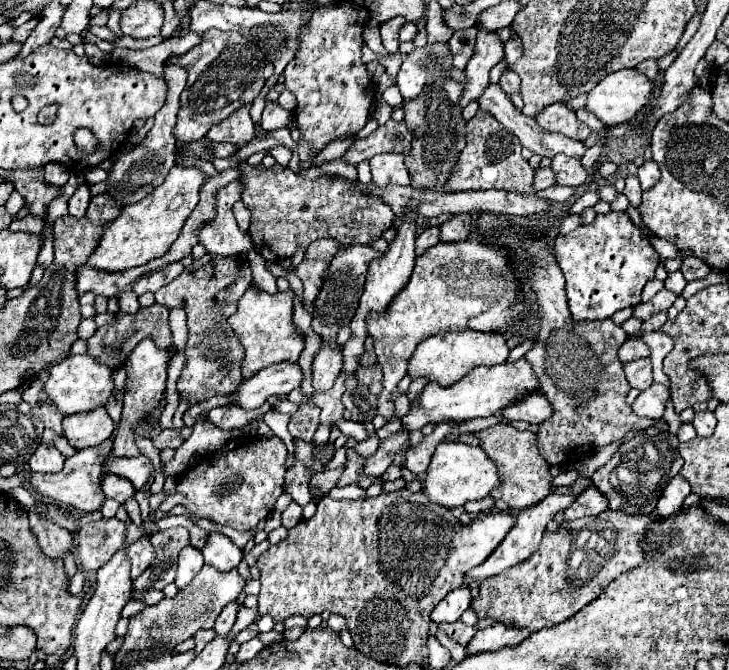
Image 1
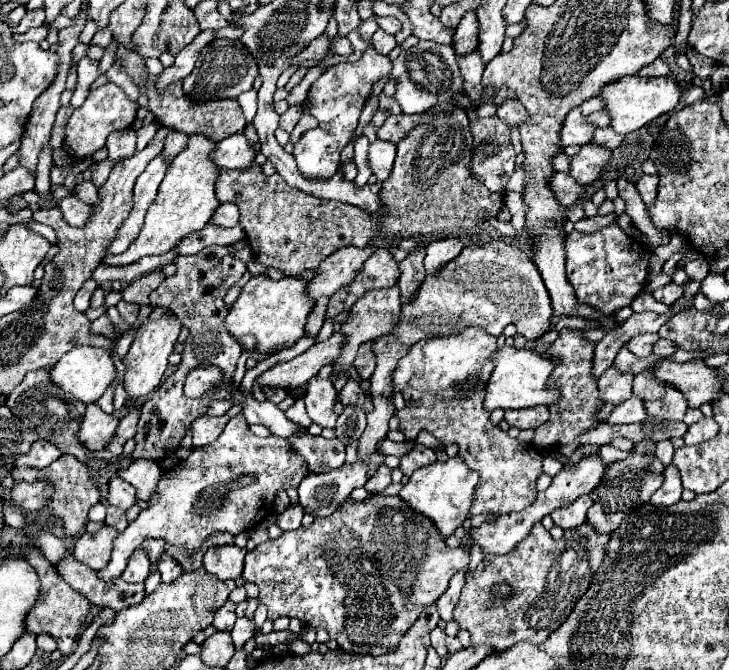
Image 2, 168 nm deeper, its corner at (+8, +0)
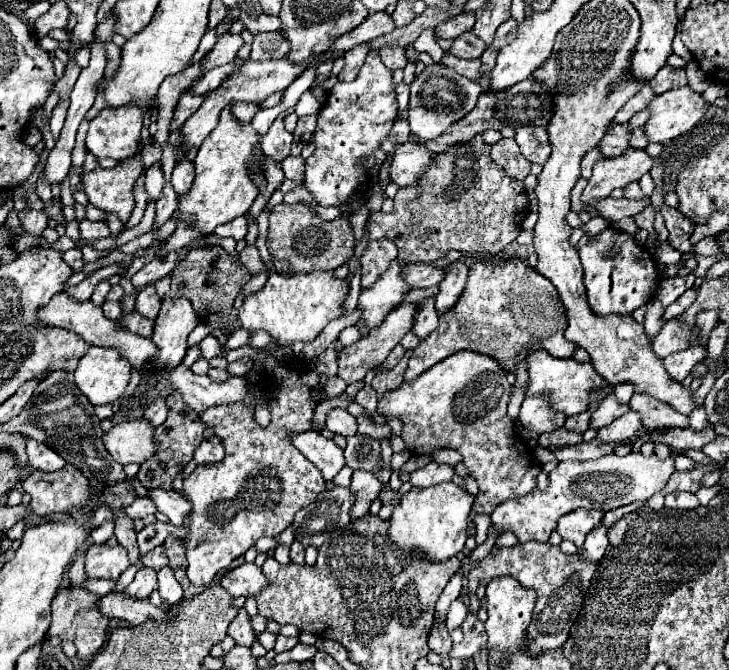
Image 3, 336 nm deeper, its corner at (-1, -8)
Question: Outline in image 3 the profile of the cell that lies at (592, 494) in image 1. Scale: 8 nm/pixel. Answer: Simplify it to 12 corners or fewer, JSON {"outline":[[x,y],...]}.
{"outline":[[574,510],[558,520],[564,540],[582,548],[602,510]]}

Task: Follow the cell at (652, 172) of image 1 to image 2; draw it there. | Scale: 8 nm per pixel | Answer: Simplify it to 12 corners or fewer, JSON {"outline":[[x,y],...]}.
{"outline":[[643,174],[637,190],[647,206],[657,198],[657,176]]}

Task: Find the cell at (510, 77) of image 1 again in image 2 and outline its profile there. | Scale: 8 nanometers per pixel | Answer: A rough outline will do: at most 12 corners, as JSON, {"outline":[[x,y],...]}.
{"outline":[[505,100],[497,116],[509,126],[519,128],[527,112],[519,100]]}

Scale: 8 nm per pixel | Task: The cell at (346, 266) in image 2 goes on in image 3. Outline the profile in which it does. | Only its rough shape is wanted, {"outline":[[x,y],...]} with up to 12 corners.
{"outline":[[390,240],[370,242],[360,258],[362,290],[372,286],[396,256]]}

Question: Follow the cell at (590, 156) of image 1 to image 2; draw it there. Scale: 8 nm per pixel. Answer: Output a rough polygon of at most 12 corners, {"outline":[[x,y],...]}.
{"outline":[[611,126],[597,128],[593,142],[605,148],[621,146],[623,136]]}

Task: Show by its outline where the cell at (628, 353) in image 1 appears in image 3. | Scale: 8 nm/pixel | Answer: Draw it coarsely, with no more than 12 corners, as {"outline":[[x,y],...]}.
{"outline":[[676,318],[652,340],[656,356],[686,350],[692,336]]}

